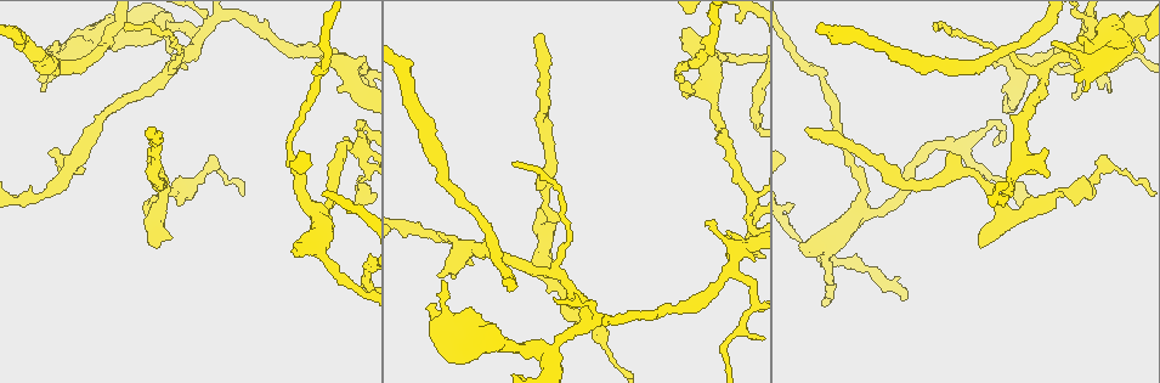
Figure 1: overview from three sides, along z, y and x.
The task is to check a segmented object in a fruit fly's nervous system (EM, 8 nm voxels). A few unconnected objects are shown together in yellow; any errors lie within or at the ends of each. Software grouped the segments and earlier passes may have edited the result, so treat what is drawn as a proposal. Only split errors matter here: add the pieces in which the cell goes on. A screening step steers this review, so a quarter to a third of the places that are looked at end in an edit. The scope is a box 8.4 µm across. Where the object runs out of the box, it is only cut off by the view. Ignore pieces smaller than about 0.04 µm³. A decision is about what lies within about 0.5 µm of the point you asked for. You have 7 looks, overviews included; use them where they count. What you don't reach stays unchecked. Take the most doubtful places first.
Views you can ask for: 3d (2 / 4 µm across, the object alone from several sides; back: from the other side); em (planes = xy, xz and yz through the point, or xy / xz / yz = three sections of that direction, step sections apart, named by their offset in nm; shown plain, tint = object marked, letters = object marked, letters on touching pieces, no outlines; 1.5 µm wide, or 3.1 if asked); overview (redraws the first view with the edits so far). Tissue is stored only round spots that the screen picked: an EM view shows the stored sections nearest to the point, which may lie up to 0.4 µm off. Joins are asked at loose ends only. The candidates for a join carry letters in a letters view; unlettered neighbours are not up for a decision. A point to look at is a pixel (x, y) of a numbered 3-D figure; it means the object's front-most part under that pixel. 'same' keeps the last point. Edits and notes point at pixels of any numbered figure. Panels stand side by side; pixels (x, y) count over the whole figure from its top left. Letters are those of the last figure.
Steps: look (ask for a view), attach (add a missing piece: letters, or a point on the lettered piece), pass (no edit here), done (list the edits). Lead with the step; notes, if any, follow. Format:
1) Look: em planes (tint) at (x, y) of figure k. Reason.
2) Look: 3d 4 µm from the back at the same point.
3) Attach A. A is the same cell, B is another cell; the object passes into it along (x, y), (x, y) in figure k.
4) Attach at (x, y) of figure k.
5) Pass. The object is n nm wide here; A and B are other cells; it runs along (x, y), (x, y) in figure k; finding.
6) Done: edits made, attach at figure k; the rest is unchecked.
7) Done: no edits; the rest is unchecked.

Look: em planes (tint) at (805, 131) of figure 1.

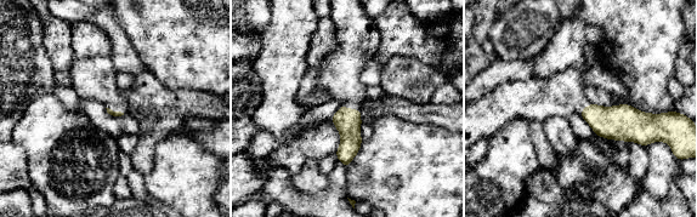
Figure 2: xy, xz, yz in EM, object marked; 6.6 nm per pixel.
Look: em planes (letters) at the same point. What lies round it.

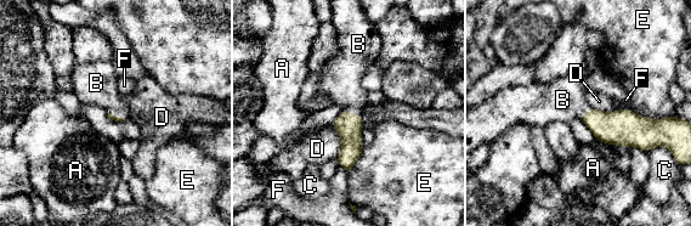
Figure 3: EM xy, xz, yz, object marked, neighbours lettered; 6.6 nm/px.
Attach B. The longest contact is with D, 240 nm; B is the same cell, A, C, D, E and F are other cells; the object passes into it along (349, 126), (352, 114), (340, 80) in figure 3; the cell continues.

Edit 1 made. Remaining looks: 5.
Look: 3d 2 µm at (803, 249) of figure 1. Branch stops here.

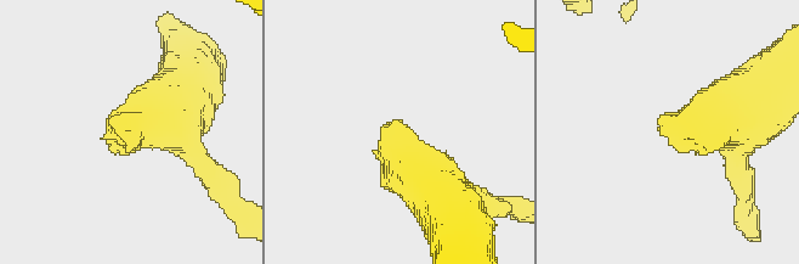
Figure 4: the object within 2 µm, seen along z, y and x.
Look: em xz step 8 (letters) at (659, 134) of figure 4. Now the EM.

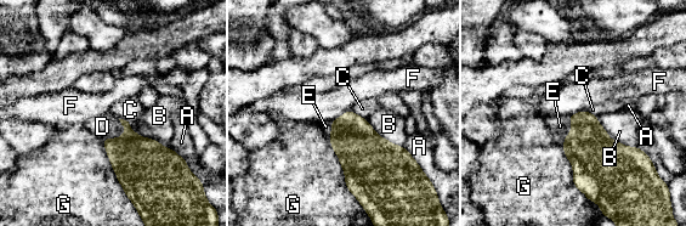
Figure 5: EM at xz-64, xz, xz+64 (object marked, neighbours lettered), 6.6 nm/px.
Attach E. E is the same cell, A, B, C, D, F and G are other cells; the object passes into it along (596, 159), (571, 131), (560, 126) in figure 5; it goes on there.

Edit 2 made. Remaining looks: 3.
Look: overview.

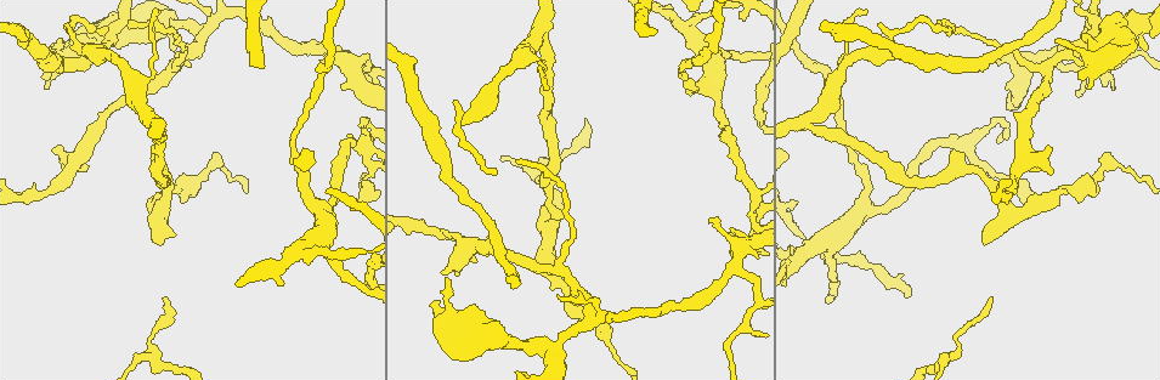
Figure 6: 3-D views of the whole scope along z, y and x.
Look: 3d 2 µm at (1056, 42) of figure 6. Branch stops here.

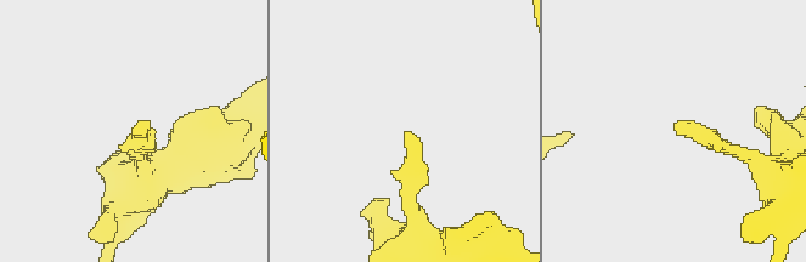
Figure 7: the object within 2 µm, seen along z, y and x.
Look: em yz step 4 (letters) at (133, 127) of figure 7.

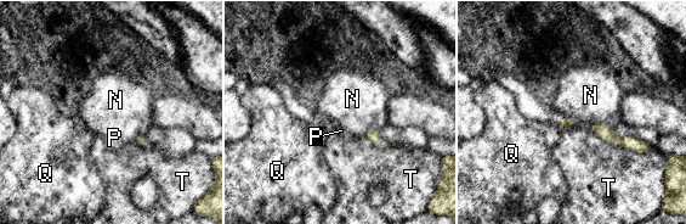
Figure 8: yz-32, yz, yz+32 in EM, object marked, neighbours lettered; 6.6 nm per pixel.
Pass. N, P, Q and T are other cells; none of them fits.

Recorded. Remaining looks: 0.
Done: edits made, attach at figure 3, attach at figure 5; the rest is unchecked.

